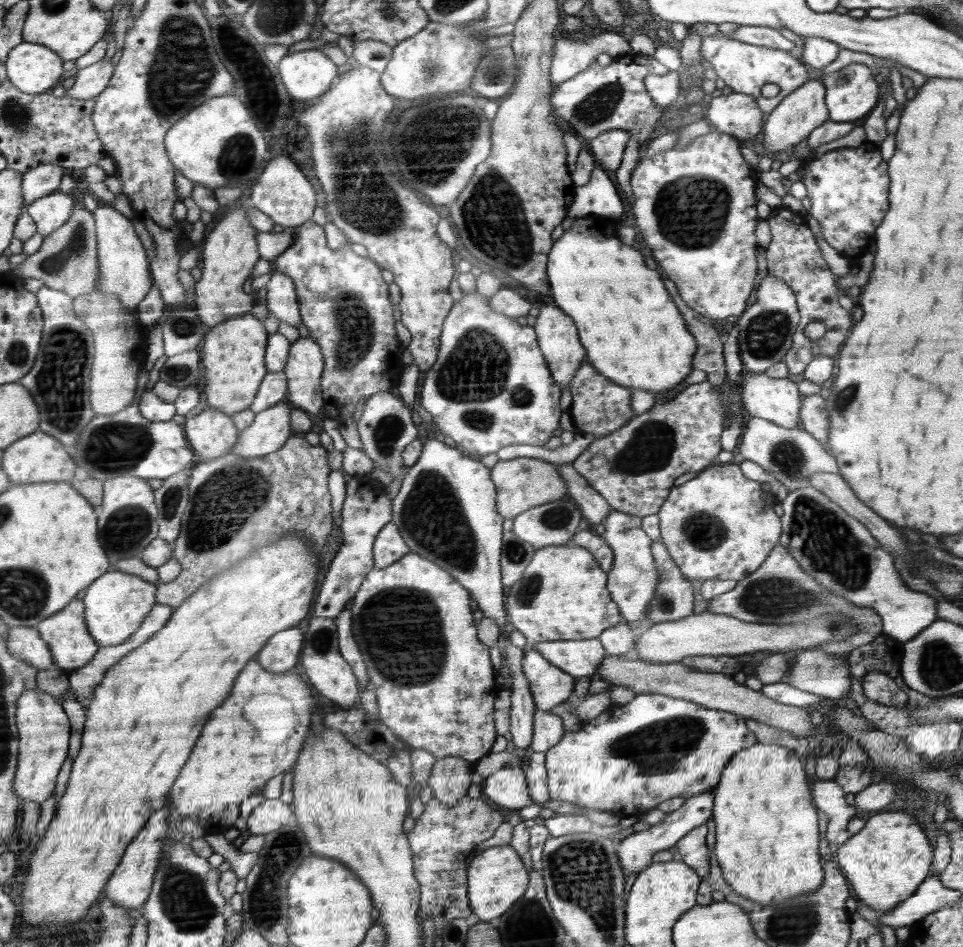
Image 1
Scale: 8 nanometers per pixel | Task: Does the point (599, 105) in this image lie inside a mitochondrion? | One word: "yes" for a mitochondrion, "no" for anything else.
yes

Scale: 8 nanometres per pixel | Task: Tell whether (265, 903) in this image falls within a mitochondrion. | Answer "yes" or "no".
yes

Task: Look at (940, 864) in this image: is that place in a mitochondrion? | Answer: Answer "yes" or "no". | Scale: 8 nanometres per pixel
no

